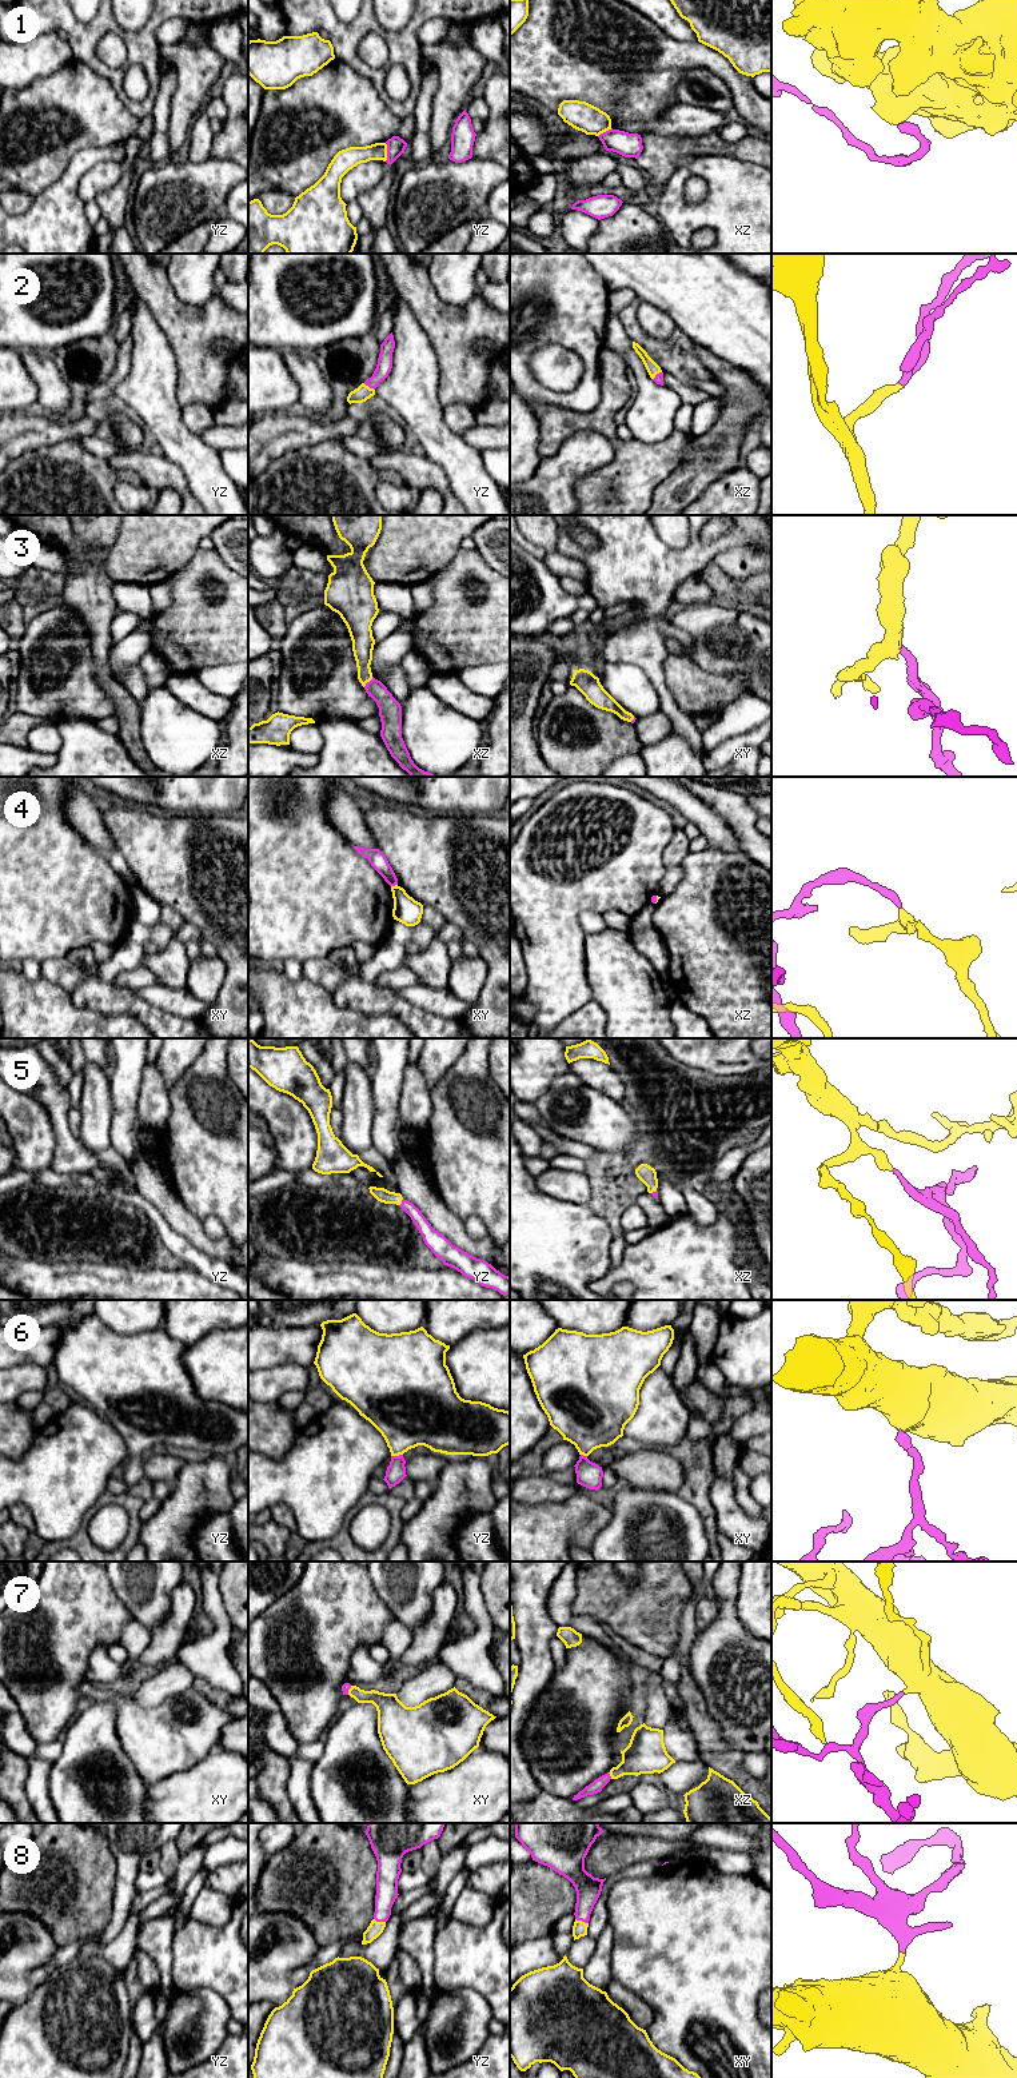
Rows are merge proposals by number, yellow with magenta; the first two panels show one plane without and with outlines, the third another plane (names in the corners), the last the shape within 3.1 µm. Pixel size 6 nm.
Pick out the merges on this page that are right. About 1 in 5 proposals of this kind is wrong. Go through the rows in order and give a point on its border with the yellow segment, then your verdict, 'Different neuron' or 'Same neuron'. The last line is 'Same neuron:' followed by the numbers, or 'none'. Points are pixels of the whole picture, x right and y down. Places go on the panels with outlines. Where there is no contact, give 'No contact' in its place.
1: Touches yellow at yz (386, 152). Different neuron
2: Touches yellow at yz (367, 386). Same neuron
3: Touches yellow at xz (367, 681). Same neuron
4: Touches yellow at xy (395, 885). Different neuron
5: Touches yellow at yz (401, 1201). Same neuron
6: Touches yellow at yz (397, 1455). Same neuron
7: Touches yellow at xz (610, 1775). Same neuron
8: Touches yellow at xy (581, 1921). Same neuron
Same neuron: 2, 3, 5, 6, 7, 8

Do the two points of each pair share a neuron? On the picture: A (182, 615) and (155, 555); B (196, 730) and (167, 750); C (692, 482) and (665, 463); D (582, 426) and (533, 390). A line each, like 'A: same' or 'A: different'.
A: different
B: same
C: different
D: different

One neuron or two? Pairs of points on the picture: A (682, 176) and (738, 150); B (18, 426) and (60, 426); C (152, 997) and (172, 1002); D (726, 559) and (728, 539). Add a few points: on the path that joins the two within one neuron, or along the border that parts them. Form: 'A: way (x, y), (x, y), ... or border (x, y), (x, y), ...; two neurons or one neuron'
A: border (697, 155), (728, 155), (757, 163); two neurons
B: way (28, 426), (50, 426); one neuron
C: way (158, 997), (167, 998); one neuron
D: border (729, 549), (724, 550), (713, 561); two neurons

